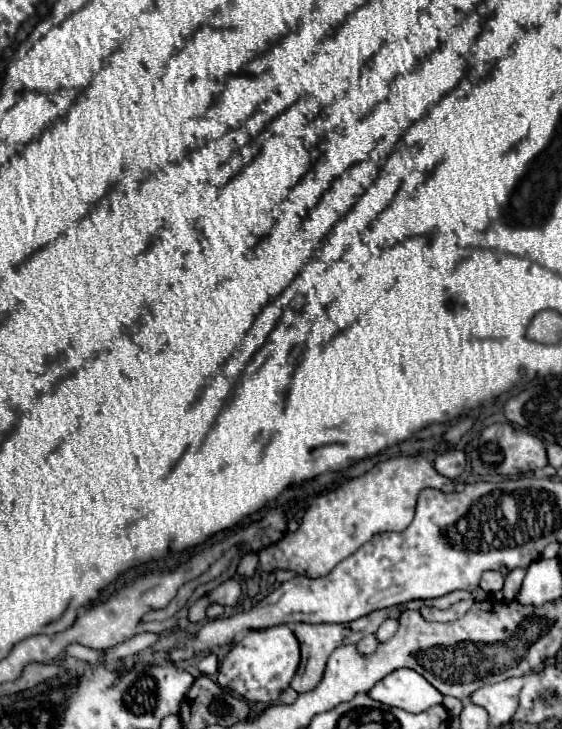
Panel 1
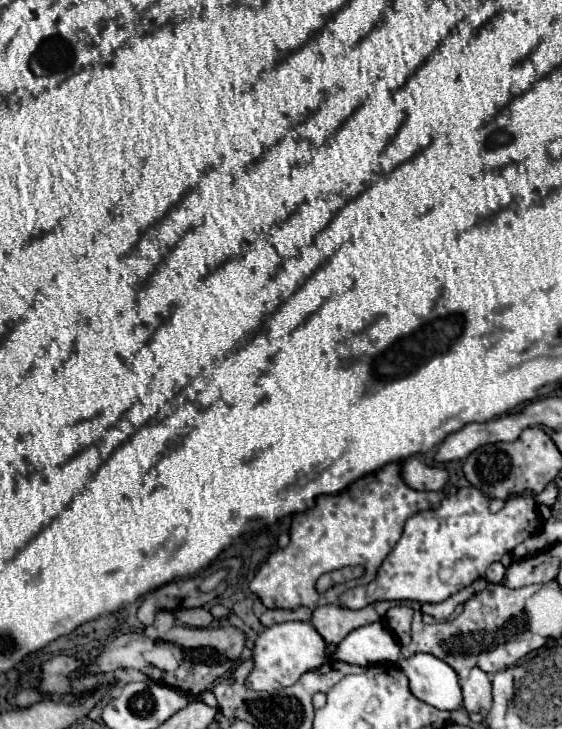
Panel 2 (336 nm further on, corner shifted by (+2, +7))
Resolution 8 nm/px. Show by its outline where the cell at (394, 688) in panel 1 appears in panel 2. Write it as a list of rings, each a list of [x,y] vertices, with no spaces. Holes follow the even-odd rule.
[[[415,654],[411,658],[401,658],[397,666],[409,678],[411,692],[419,700],[447,712],[463,706],[459,676],[447,662],[431,654]]]

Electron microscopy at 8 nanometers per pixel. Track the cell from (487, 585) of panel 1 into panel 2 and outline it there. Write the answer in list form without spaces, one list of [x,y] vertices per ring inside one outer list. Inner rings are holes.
[[[495,562],[487,568],[487,582],[491,584],[501,584],[503,582],[503,576],[505,576],[505,566],[501,562]]]

